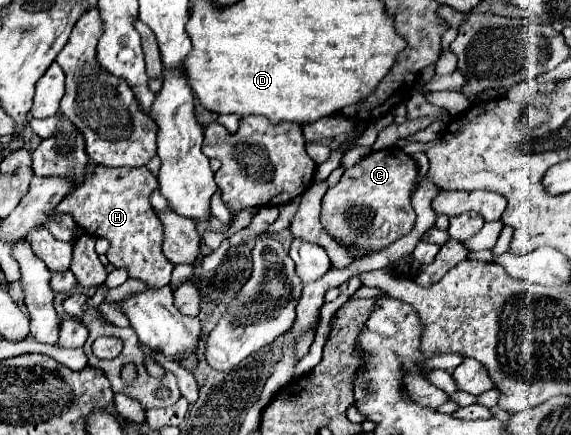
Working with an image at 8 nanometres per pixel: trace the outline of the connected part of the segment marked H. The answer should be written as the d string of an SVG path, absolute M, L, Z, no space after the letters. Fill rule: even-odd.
M98 165L98 181L86 181L80 189L66 195L56 209L70 213L88 235L108 239L108 261L114 267L126 269L132 279L140 279L148 287L164 287L170 285L174 265L162 253L164 229L150 205L150 195L156 187L158 179L146 167L110 169Z

